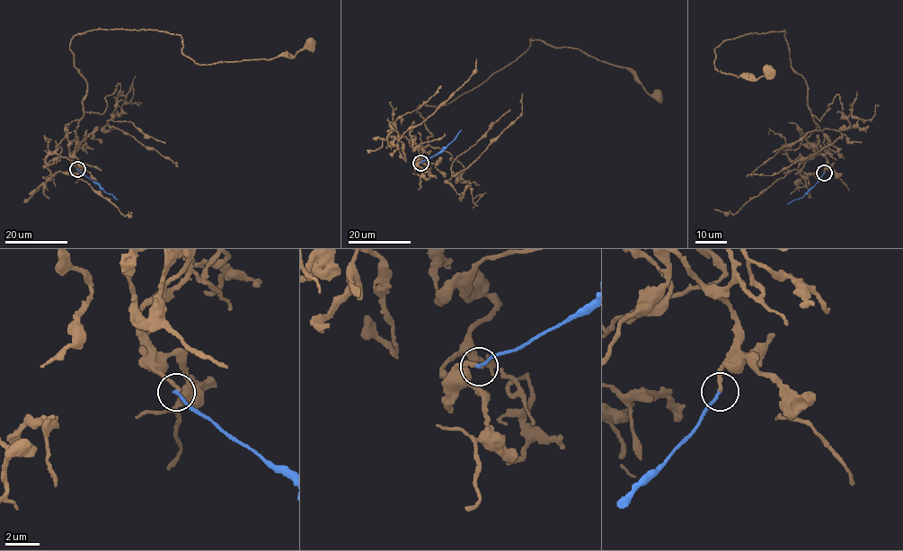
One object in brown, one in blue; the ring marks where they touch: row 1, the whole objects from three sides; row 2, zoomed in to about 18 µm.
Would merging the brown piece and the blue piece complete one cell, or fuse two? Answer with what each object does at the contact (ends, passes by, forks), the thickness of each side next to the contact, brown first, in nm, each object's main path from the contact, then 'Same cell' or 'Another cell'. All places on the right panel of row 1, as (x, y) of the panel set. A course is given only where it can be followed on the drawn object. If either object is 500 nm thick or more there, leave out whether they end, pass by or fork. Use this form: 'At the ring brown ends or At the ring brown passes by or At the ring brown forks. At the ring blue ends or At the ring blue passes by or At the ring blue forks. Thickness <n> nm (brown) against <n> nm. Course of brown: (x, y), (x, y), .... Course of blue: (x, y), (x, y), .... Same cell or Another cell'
At the ring brown ends. At the ring blue ends. Thickness 220 nm (brown) against 190 nm. Course of brown: (824, 173), (825, 134), (790, 64), (786, 31), (739, 36), (714, 48), (721, 72), (754, 79), (774, 71). Course of blue: (824, 173), (802, 197), (787, 204). Another cell

